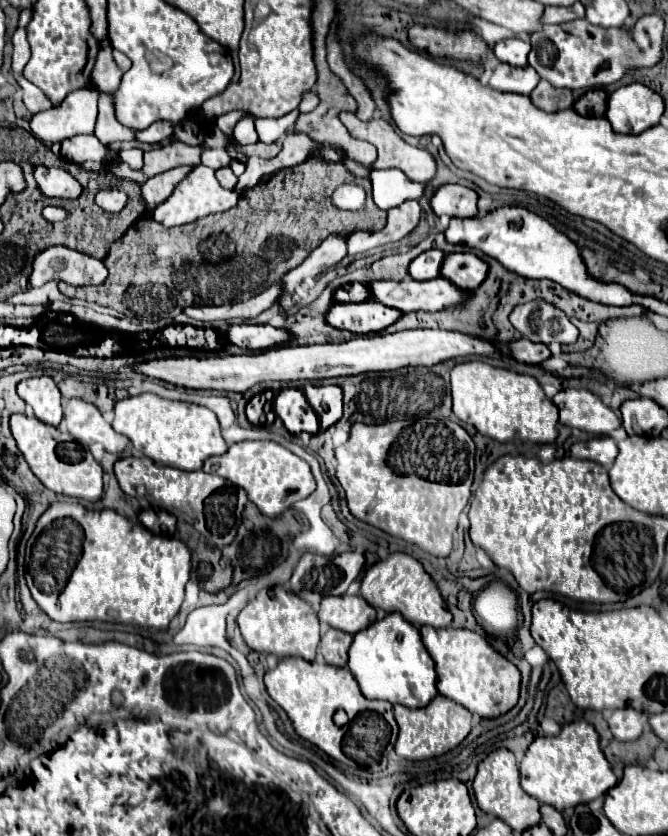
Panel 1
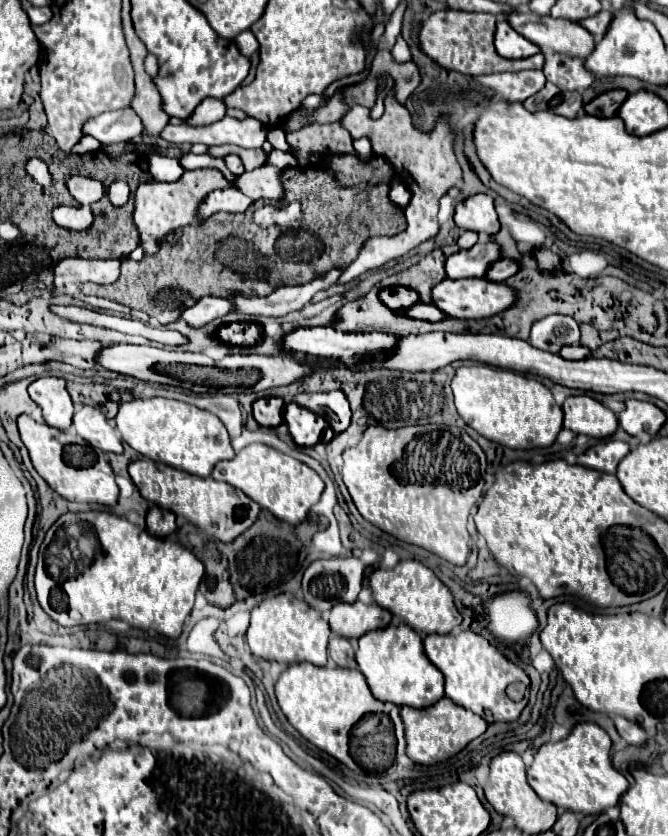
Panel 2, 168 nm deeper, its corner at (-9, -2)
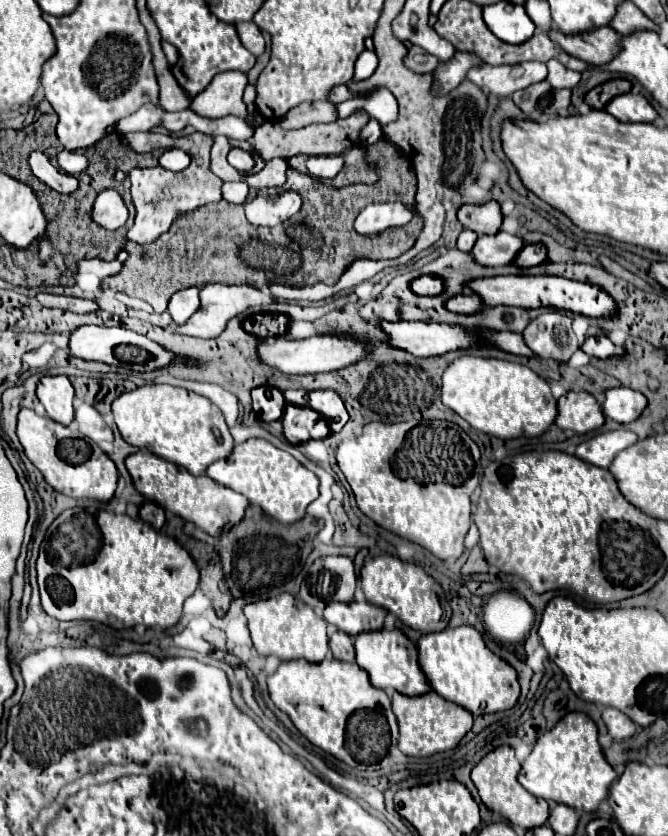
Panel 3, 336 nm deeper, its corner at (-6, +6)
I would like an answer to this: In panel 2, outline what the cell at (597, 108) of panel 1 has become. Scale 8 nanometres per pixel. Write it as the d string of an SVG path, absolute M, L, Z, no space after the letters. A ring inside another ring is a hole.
M625 90L603 92L597 98L593 98L589 104L585 104L585 112L591 116L617 116L625 98L627 98Z

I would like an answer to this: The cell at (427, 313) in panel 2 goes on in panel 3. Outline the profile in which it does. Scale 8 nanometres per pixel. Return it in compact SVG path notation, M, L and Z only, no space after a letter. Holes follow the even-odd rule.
M458 294L446 302L446 308L450 308L452 312L458 312L458 314L474 314L474 312L480 312L480 308L484 308L484 304L474 294Z

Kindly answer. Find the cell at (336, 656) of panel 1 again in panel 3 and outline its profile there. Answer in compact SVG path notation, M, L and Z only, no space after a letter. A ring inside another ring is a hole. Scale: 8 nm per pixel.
M338 630L330 634L330 650L332 650L334 658L342 660L342 662L354 662L354 658L356 658L352 638L344 632L338 632Z

